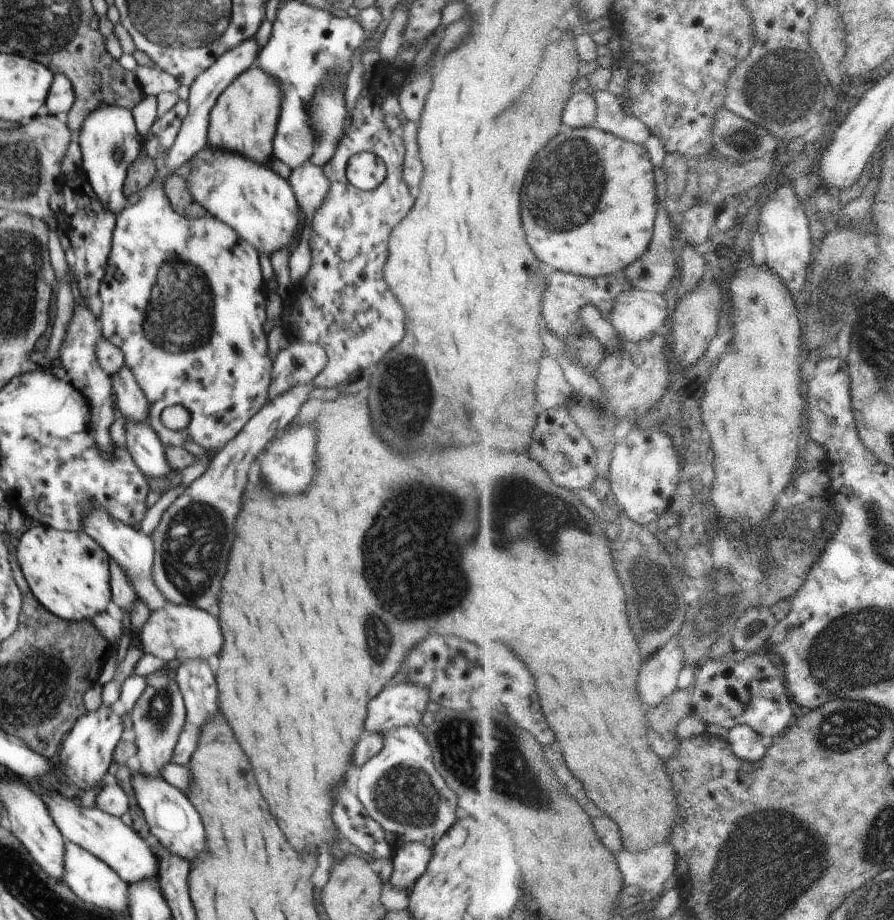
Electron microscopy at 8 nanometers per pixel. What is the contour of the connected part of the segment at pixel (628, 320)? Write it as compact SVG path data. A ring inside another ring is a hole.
M632 288L616 301L611 321L622 337L638 342L664 334L668 320L668 300L662 293Z

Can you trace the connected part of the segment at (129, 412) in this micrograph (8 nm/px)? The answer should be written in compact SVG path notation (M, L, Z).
M124 365L118 374L112 374L112 389L118 397L118 408L125 420L148 423L148 400L136 383L130 368Z

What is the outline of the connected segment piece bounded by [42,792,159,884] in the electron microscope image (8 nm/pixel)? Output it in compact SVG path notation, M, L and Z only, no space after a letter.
M59 792L46 794L42 801L46 804L56 827L67 841L75 843L102 860L124 882L130 884L148 878L158 878L159 861L156 852L152 850L151 840L145 841L140 838L133 828L126 826L122 820L99 810L95 804L89 808L77 805L74 800L62 796Z

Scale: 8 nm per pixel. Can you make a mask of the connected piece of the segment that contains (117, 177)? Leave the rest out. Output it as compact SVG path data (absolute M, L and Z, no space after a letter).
M103 103L84 118L75 140L82 151L81 167L99 202L114 215L120 214L126 207L123 187L128 168L142 150L142 138L135 128L132 112L123 107Z

